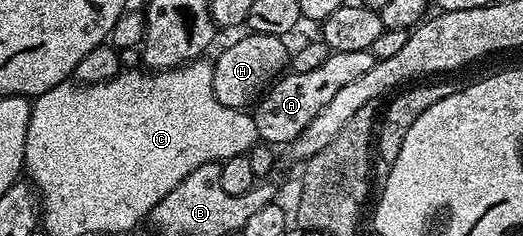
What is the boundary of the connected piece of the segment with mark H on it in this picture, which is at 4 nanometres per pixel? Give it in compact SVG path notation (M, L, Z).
M246 33L245 36L230 44L218 57L213 60L212 87L224 107L245 110L249 108L265 89L277 78L286 68L290 61L290 49L286 47L286 41L274 35L260 35L259 33Z

